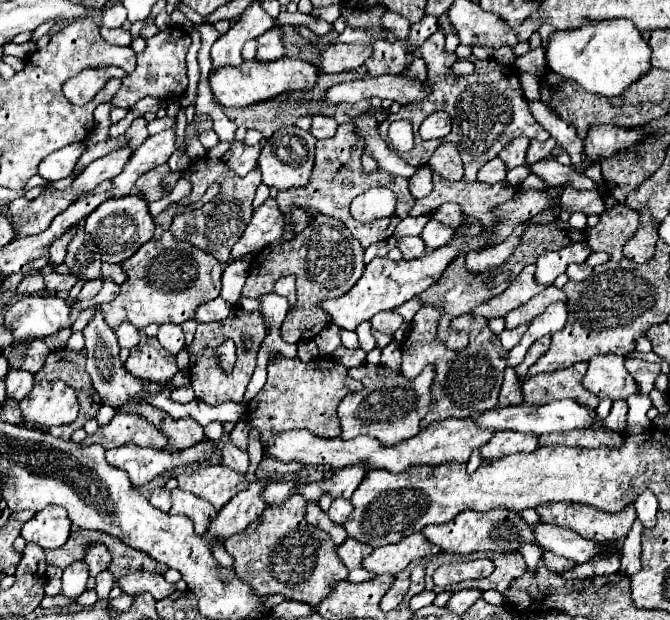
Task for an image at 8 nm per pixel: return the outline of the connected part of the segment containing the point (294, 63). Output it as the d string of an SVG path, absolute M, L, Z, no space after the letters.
M280 58L276 62L258 62L258 60L248 60L242 62L240 66L232 68L220 68L210 74L210 88L214 98L224 106L224 108L244 108L250 104L266 102L276 96L282 96L286 92L294 90L312 90L318 80L318 68L312 66L310 62L298 60L298 58Z

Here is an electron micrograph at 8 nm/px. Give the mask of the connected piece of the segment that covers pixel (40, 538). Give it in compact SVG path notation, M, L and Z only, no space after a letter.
M48 506L22 528L22 538L40 544L42 548L60 548L70 536L68 512L60 506Z

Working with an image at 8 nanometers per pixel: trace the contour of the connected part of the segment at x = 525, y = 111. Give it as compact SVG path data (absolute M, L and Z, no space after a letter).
M444 32L432 34L420 48L418 48L418 58L422 58L428 66L428 82L432 84L430 93L422 100L422 104L408 104L402 106L398 114L390 114L384 124L380 124L380 136L384 142L388 140L388 126L394 120L410 120L414 132L414 148L410 152L400 154L408 164L412 166L424 166L429 160L434 150L441 144L441 140L424 141L418 133L420 124L425 118L438 110L444 110L452 118L452 132L448 134L448 142L454 142L458 146L458 152L464 162L464 176L462 182L474 182L478 170L492 158L498 156L498 152L514 138L518 136L528 136L532 140L548 140L550 134L532 118L532 112L528 108L528 100L524 98L518 72L512 66L504 66L494 60L480 62L478 58L474 60L476 70L470 76L456 78L452 74L452 64L460 60L456 54L448 54L442 46Z

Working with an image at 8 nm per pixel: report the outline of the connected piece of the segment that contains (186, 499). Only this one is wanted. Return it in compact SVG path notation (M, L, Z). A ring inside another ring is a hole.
M180 488L172 490L172 508L170 514L184 514L194 522L194 528L200 536L208 532L210 522L216 518L216 508L208 504L208 500L202 500L190 492L184 492Z

